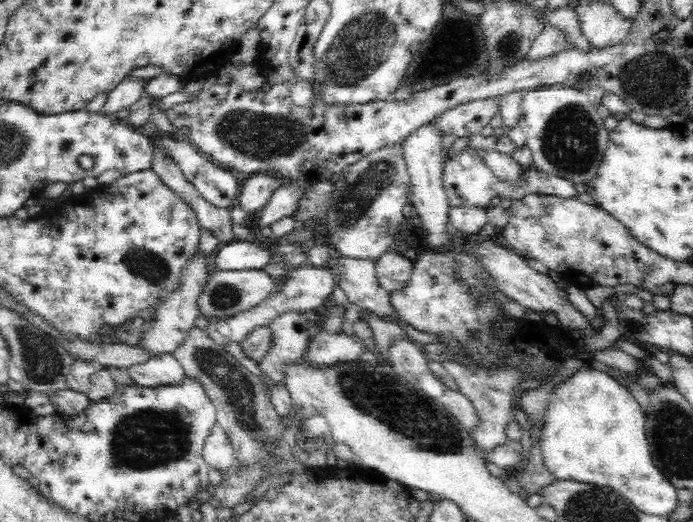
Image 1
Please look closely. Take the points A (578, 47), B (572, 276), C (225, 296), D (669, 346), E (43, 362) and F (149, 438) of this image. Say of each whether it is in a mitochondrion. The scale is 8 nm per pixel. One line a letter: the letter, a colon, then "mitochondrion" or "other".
A: other
B: other
C: mitochondrion
D: other
E: mitochondrion
F: mitochondrion

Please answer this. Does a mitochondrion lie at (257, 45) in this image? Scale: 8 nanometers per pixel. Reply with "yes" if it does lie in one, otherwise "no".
no

